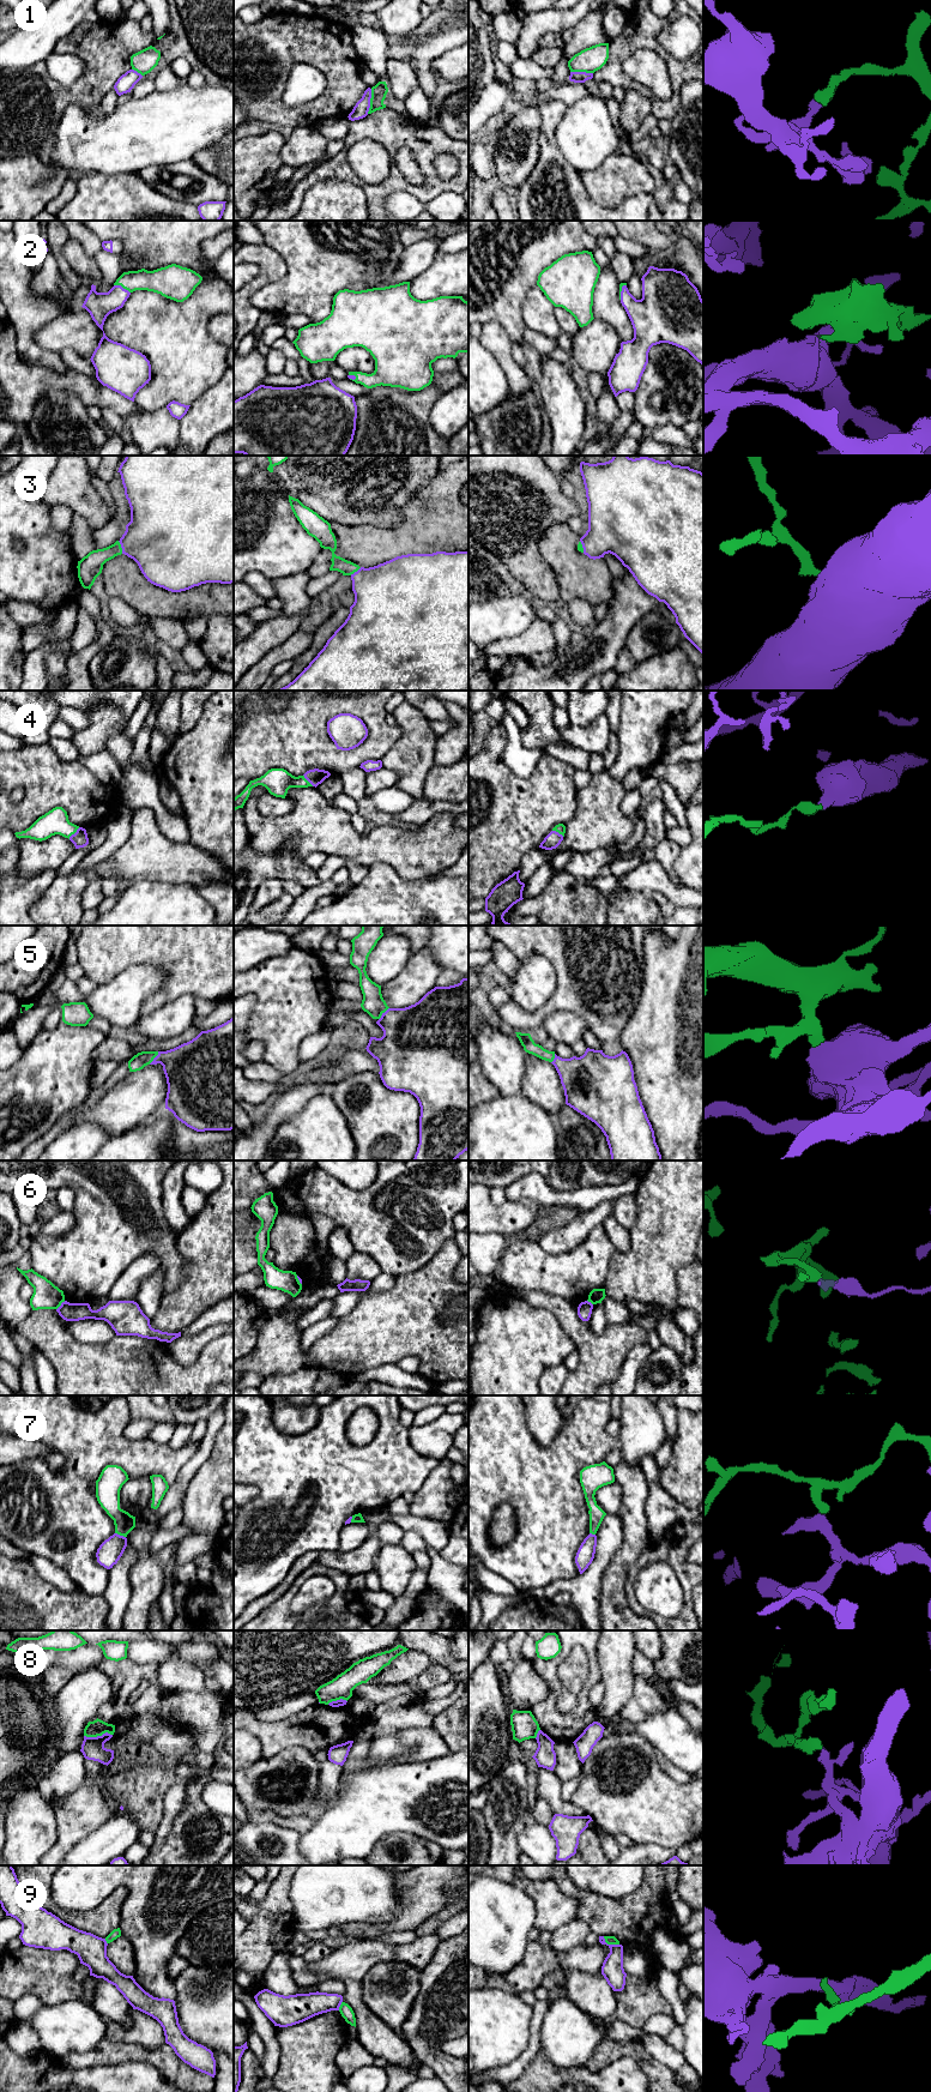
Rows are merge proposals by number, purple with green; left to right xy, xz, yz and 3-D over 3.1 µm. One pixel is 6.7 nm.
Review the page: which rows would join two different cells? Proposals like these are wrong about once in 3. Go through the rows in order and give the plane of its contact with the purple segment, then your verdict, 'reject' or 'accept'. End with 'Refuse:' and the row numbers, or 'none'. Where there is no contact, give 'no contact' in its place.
1: contact in xz; reject
2: contact in xy; accept
3: contact in xy; accept
4: contact in xy; accept
5: contact in xy; accept
6: contact in xy; reject
7: contact in xy; reject
8: contact in xy; reject
9: contact in yz; reject
Refuse: 1, 6, 7, 8, 9

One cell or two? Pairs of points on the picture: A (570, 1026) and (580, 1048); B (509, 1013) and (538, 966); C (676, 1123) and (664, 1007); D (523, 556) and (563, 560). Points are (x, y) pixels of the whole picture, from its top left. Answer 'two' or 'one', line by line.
A: two
B: two
C: one
D: two

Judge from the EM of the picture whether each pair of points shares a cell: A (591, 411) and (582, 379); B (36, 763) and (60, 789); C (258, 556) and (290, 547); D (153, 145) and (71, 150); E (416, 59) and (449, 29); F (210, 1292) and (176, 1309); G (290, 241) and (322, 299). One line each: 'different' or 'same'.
A: same
B: same
C: same
D: same
E: same
F: same
G: same

